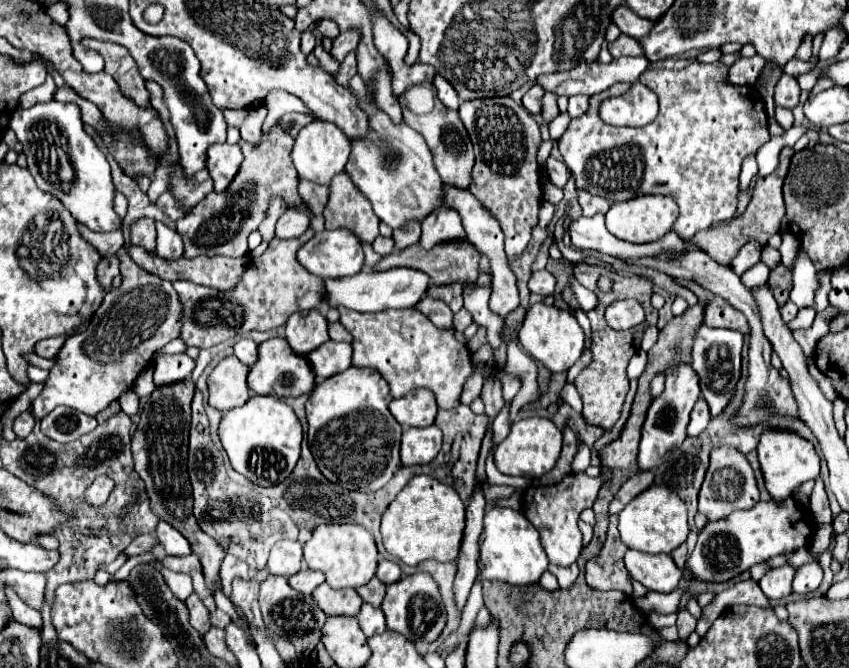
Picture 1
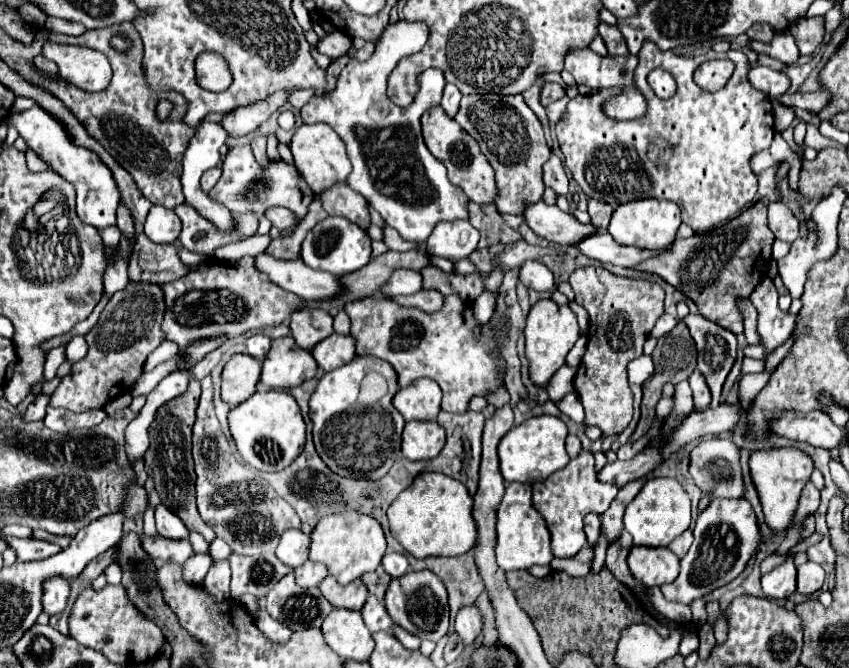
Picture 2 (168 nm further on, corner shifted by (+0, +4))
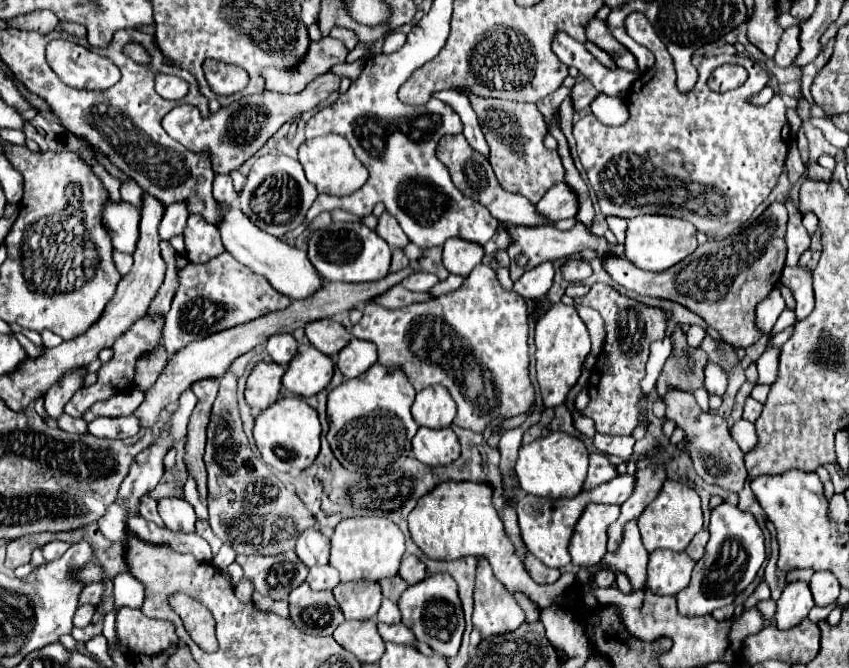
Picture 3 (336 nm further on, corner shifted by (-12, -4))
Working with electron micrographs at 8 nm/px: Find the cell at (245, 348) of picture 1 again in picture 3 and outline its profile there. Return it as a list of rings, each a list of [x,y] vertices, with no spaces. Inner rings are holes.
[[[272,335],[266,343],[266,353],[270,359],[282,367],[288,365],[288,361],[296,355],[298,341],[292,335]]]

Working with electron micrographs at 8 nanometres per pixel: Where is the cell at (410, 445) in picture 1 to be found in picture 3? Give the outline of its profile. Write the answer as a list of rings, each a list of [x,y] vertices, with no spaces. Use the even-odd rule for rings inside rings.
[[[420,427],[412,441],[414,457],[430,467],[448,465],[460,457],[460,443],[456,433],[450,427],[428,429]]]

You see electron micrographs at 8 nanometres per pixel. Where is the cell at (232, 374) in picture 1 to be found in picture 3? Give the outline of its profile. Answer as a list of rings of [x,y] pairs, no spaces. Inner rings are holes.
[[[260,361],[254,365],[252,373],[246,379],[246,403],[254,411],[264,411],[270,407],[280,393],[280,377],[284,375],[284,367],[272,361]]]

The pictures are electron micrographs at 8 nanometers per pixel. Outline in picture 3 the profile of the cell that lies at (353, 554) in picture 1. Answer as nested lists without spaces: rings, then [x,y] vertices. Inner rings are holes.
[[[350,517],[336,525],[332,535],[330,565],[338,569],[340,581],[380,581],[392,577],[398,571],[400,559],[404,555],[404,535],[388,519],[382,517]]]

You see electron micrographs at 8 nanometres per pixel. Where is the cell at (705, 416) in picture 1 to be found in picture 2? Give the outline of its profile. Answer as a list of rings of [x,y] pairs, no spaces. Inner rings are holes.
[[[696,369],[696,371],[690,375],[688,381],[690,381],[692,393],[694,393],[694,403],[696,403],[696,407],[698,407],[698,409],[706,409],[706,407],[710,405],[712,395],[710,395],[710,389],[708,389],[708,385],[706,385],[706,381],[704,381],[704,375]]]

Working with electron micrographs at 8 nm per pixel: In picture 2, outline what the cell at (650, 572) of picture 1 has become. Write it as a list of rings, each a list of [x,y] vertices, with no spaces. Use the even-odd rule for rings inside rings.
[[[632,547],[628,565],[634,579],[646,587],[672,583],[680,573],[680,559],[668,547]]]

